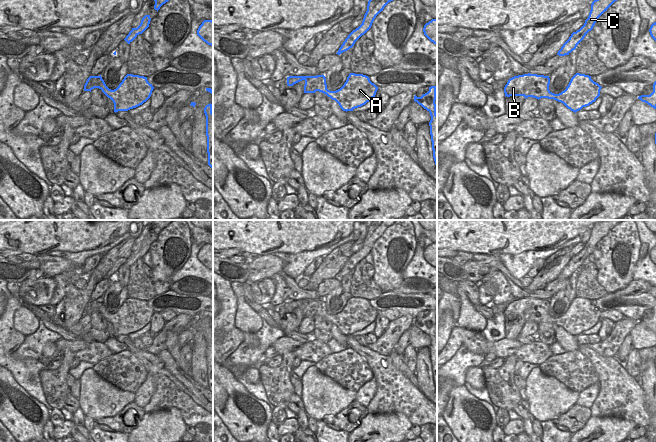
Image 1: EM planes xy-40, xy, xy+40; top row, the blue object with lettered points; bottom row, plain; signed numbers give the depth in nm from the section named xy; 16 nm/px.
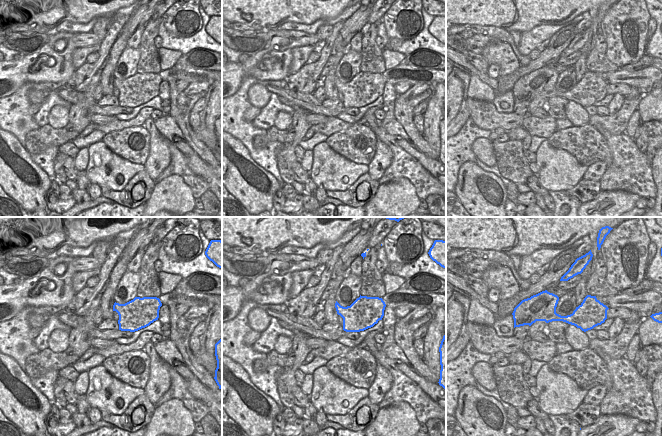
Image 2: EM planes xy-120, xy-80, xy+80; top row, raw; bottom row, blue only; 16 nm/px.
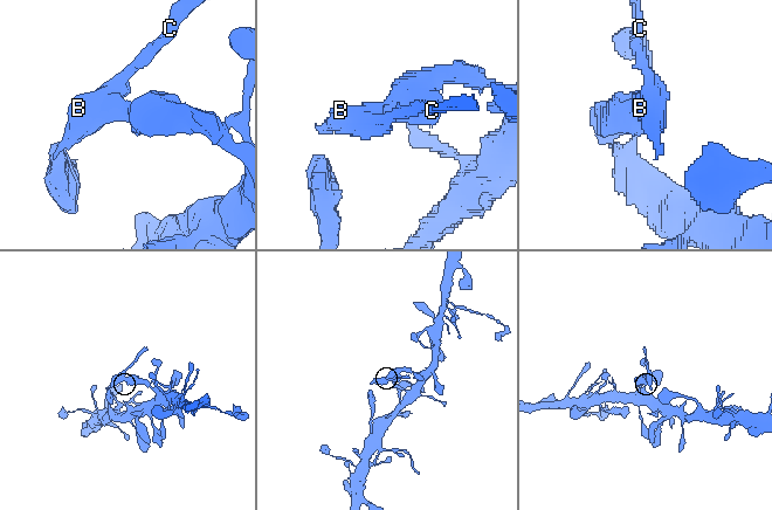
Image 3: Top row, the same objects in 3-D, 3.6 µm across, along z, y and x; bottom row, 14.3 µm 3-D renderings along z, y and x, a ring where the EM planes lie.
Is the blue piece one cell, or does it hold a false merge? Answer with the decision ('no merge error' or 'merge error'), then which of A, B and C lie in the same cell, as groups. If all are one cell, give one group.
no merge error | A B C

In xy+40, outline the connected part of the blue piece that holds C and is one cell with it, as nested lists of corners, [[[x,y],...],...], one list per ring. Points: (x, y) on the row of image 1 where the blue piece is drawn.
[[[594,0],[591,4],[591,10],[588,18],[585,20],[584,25],[573,32],[569,39],[563,44],[557,55],[569,55],[576,49],[577,45],[584,39],[586,34],[591,31],[597,19],[617,0]]]

